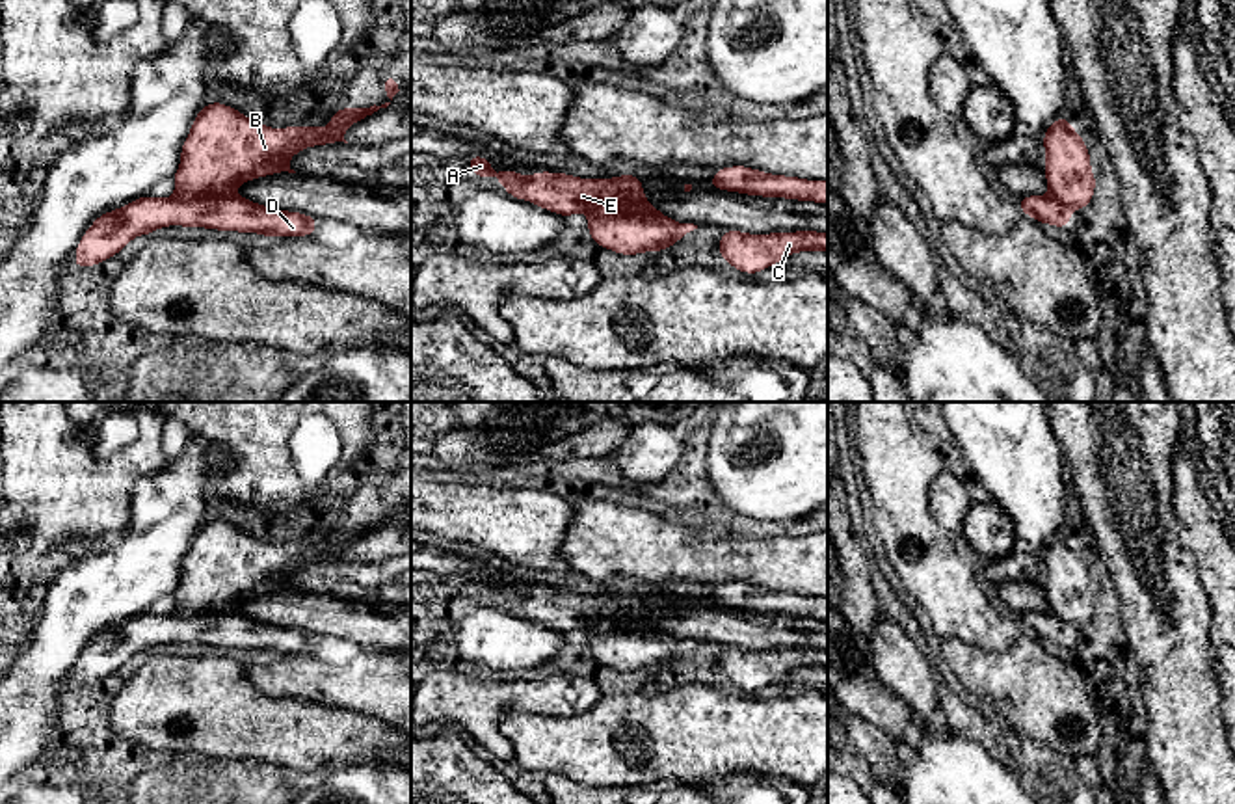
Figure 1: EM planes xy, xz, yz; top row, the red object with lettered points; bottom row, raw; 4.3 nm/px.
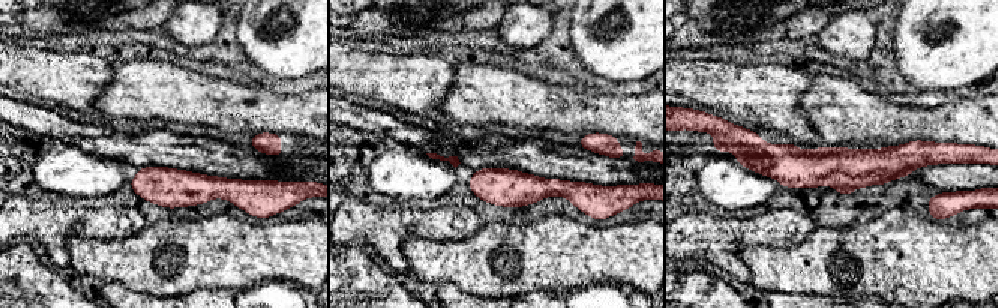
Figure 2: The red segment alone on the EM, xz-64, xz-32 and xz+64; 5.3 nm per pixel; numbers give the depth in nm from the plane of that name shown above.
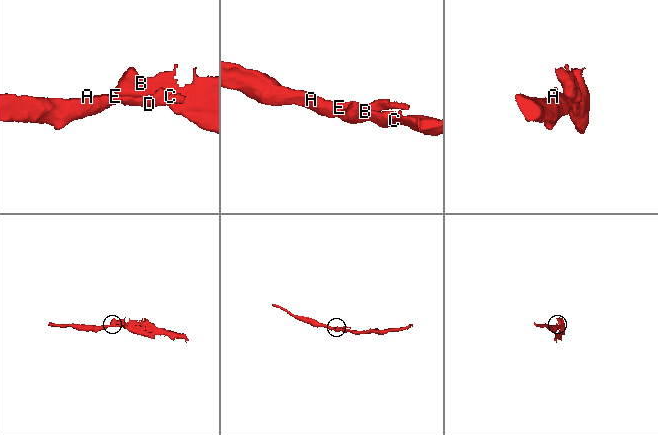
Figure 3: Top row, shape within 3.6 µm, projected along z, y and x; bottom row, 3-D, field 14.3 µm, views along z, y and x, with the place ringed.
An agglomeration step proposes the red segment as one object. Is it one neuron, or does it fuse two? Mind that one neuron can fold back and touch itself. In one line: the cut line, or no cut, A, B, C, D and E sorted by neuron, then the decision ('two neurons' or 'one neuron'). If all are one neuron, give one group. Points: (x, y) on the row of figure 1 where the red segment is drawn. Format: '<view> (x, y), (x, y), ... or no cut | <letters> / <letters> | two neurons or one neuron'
xz (661, 214), (594, 213), (590, 216) | A D E / B C | two neurons

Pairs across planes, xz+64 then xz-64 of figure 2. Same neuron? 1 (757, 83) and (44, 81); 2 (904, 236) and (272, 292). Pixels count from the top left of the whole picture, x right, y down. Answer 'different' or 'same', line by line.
1: same
2: different

